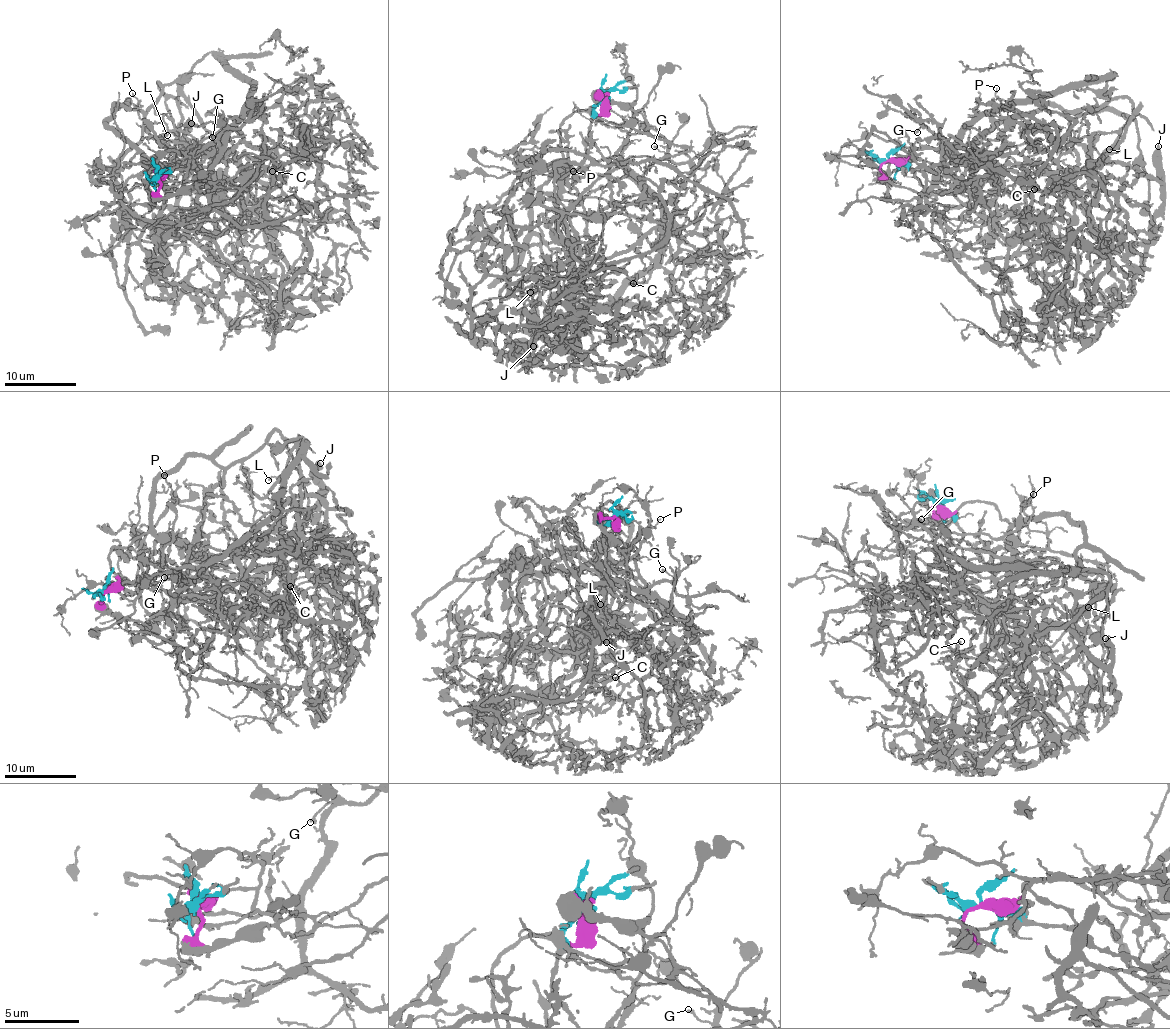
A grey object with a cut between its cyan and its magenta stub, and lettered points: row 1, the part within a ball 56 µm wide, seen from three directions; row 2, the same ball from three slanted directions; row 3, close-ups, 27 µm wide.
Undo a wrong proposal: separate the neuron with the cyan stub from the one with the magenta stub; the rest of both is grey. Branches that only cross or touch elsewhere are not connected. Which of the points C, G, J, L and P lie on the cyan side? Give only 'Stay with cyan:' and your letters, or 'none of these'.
Stay with cyan: C, J

